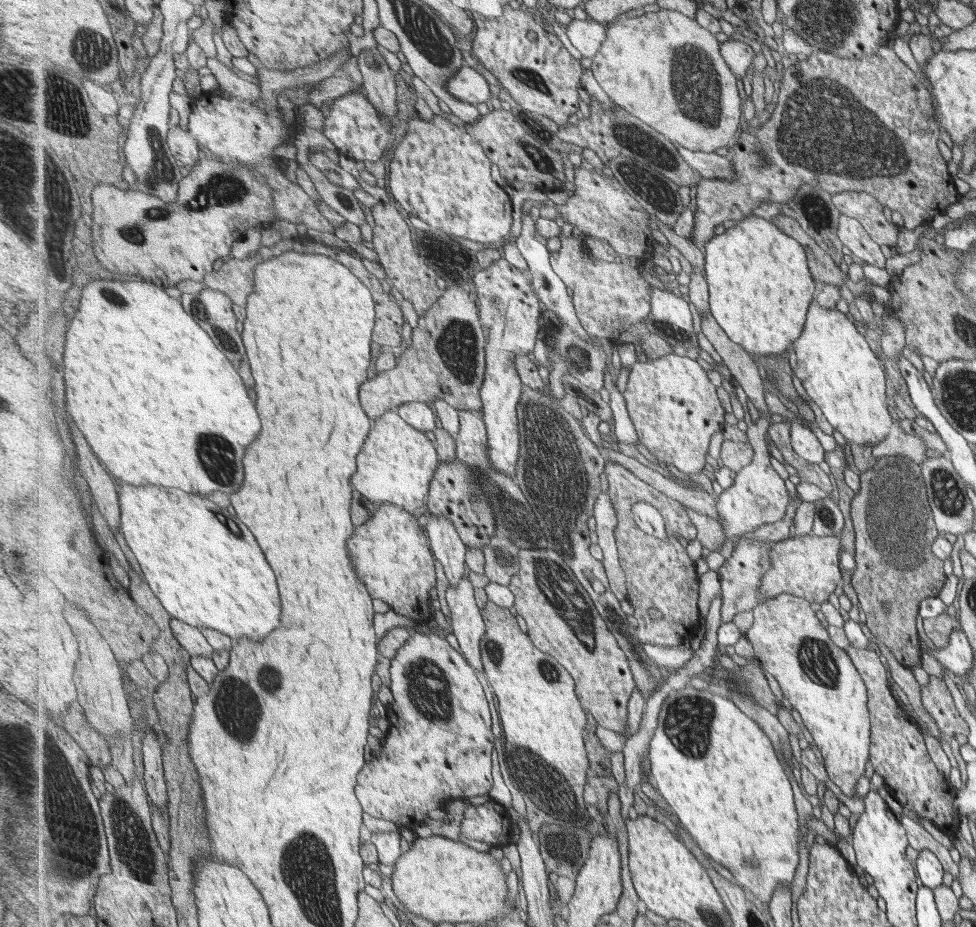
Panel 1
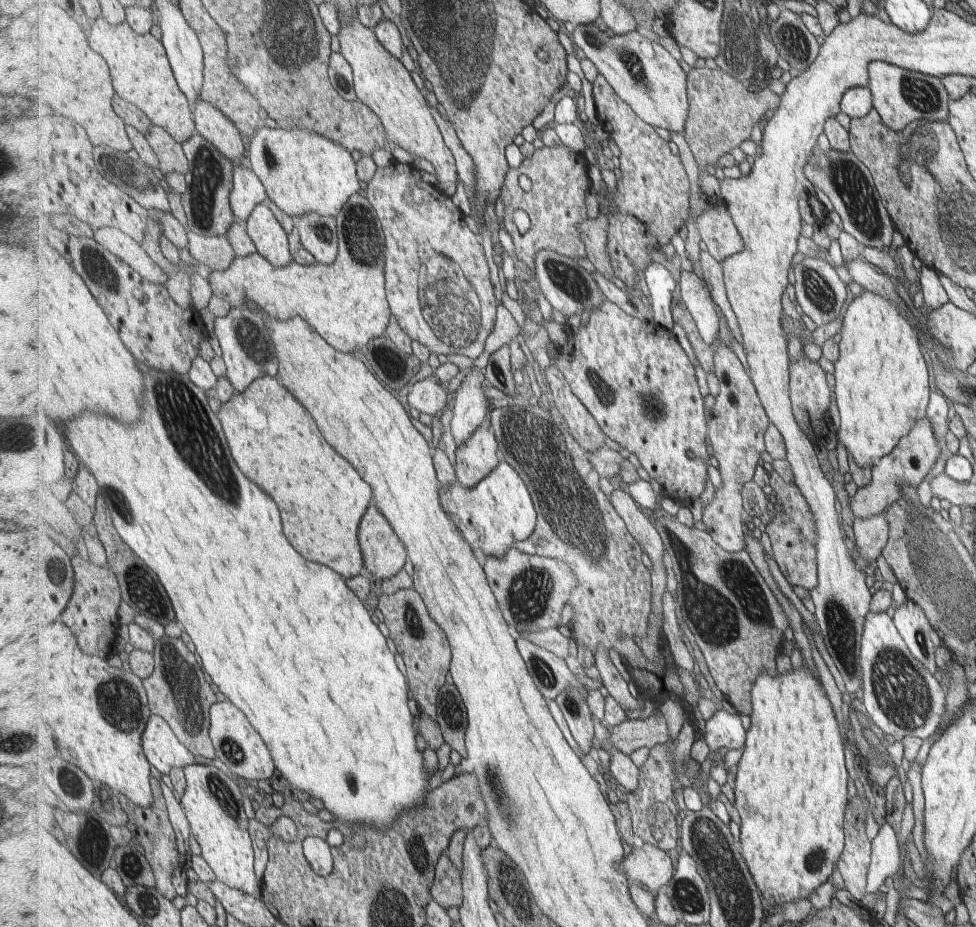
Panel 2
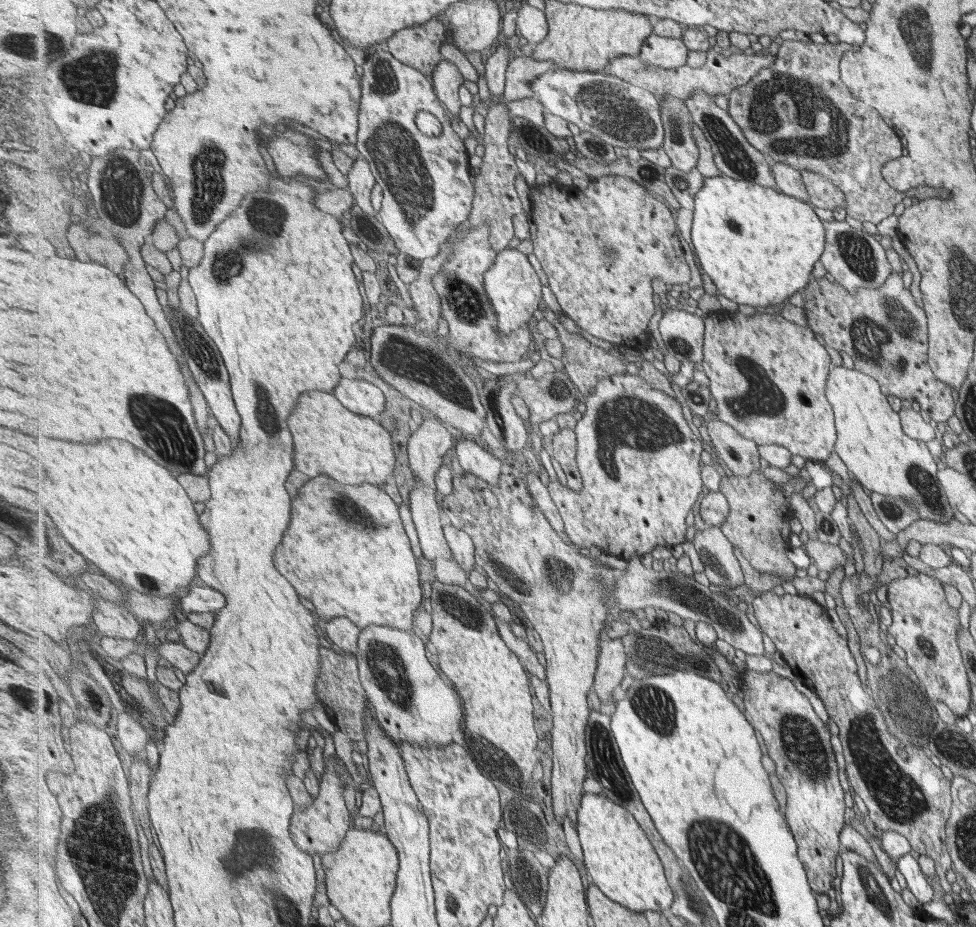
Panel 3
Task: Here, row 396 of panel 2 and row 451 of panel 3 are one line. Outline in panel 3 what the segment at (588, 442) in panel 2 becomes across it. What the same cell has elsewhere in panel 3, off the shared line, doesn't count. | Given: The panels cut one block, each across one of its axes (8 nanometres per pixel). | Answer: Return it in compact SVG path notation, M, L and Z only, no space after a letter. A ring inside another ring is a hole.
M568 428L561 429L555 436L553 446L555 446L555 459L559 464L563 464L562 470L569 476L569 486L573 490L581 490L583 481L579 472L578 458L578 436L575 430Z

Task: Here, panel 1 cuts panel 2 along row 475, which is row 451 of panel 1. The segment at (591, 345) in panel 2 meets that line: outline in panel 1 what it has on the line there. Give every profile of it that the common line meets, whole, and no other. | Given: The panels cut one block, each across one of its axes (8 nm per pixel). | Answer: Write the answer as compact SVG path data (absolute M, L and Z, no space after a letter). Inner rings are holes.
M679 354L641 360L631 366L624 398L641 444L660 464L673 465L686 475L701 473L713 434L722 429L725 408L720 406L715 384L698 360Z

